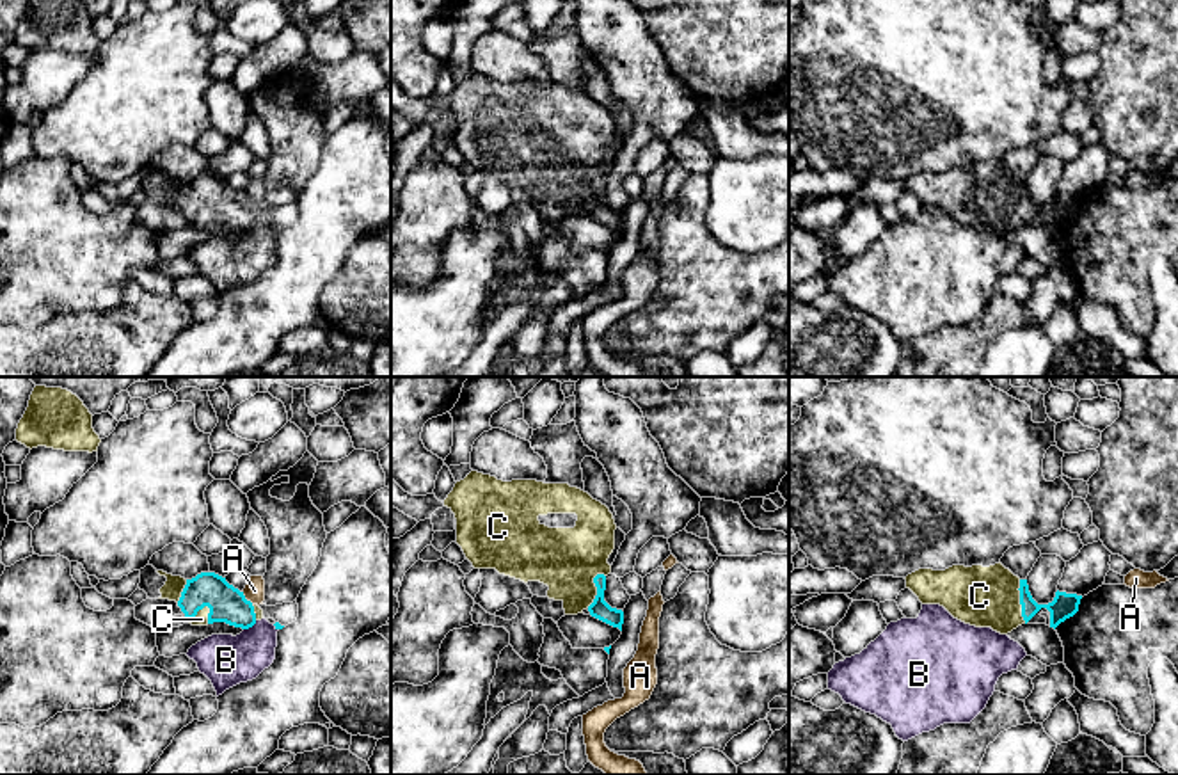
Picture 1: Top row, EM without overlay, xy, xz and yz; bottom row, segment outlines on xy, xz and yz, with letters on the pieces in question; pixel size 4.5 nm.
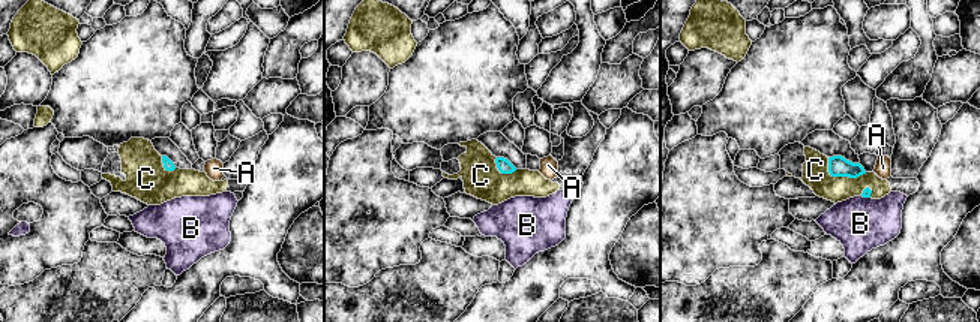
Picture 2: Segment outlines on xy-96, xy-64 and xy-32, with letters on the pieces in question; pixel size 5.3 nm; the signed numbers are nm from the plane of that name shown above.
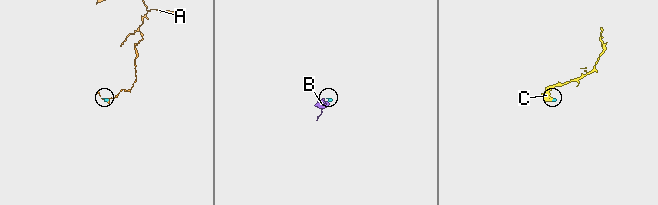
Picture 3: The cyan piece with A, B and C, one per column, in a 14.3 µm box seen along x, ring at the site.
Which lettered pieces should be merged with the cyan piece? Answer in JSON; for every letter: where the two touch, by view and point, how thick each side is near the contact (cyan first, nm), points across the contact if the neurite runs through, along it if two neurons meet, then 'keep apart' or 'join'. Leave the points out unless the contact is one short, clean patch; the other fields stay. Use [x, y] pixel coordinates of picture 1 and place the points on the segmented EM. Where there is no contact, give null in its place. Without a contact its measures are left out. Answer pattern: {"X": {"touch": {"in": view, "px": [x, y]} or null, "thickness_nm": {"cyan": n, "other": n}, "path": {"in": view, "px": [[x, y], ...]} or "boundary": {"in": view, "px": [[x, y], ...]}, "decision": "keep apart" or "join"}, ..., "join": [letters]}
{"A": {"touch": {"in": "xy", "px": [246, 599]}, "thickness_nm": {"cyan": 160, "other": 100}, "boundary": {"in": "xy", "px": [[242, 592], [253, 603]]}, "decision": "keep apart"}, "B": {"touch": {"in": "xy", "px": [249, 626]}, "thickness_nm": {"cyan": 160, "other": 240}, "boundary": {"in": "xy", "px": [[256, 621], [244, 630]]}, "decision": "keep apart"}, "C": {"touch": {"in": "yz", "px": [1020, 601]}, "thickness_nm": {"cyan": 120, "other": 280}, "path": {"in": "yz", "px": [[1063, 607], [1020, 601], [979, 596]]}, "decision": "join"}, "join": ["C"]}

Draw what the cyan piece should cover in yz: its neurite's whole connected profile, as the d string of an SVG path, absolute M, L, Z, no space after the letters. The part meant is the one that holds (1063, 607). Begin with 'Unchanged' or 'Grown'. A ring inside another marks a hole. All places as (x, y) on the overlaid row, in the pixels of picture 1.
Grown. M1000 562L990 567L919 569L904 579L906 588L922 604L940 604L954 619L975 627L991 627L1000 635L1027 624L1041 608L1050 611L1050 627L1055 629L1079 611L1082 599L1082 595L1057 590L1052 603L1038 604L1027 579L1020 579Z

